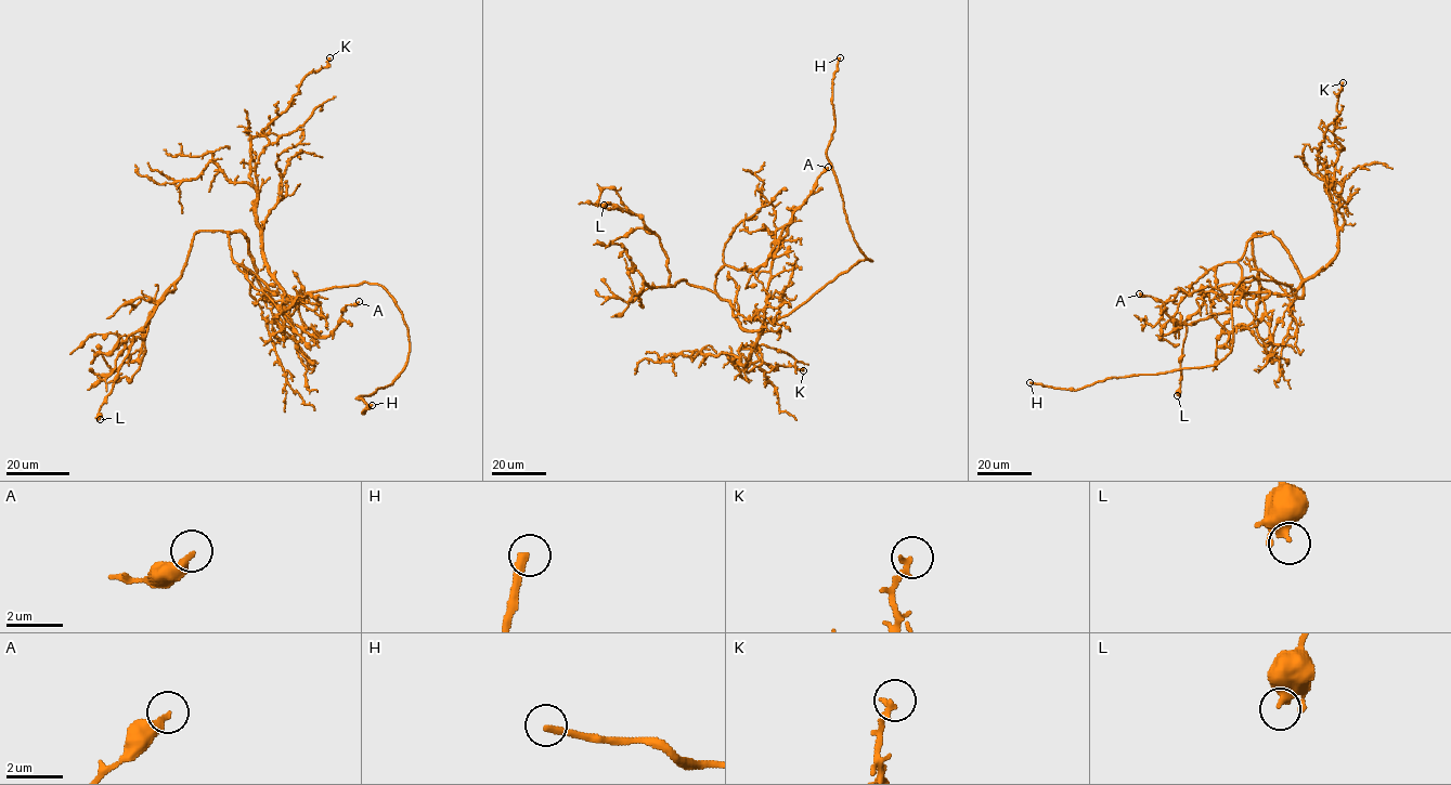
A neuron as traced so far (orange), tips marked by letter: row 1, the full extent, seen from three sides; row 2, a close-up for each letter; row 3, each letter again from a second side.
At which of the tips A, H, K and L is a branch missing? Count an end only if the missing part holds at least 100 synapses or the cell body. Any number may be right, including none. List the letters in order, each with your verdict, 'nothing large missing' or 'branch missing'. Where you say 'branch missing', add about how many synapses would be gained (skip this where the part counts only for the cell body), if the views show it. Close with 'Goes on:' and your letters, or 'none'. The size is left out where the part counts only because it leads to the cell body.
A: nothing large missing
H: branch missing
K: nothing large missing
L: nothing large missing
Goes on: H

